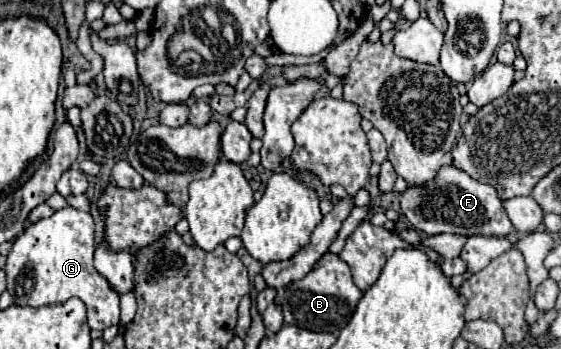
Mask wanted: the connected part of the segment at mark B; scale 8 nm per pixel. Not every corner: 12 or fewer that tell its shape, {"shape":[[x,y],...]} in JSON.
{"shape":[[327,251],[283,297],[285,323],[339,333],[361,289]]}

